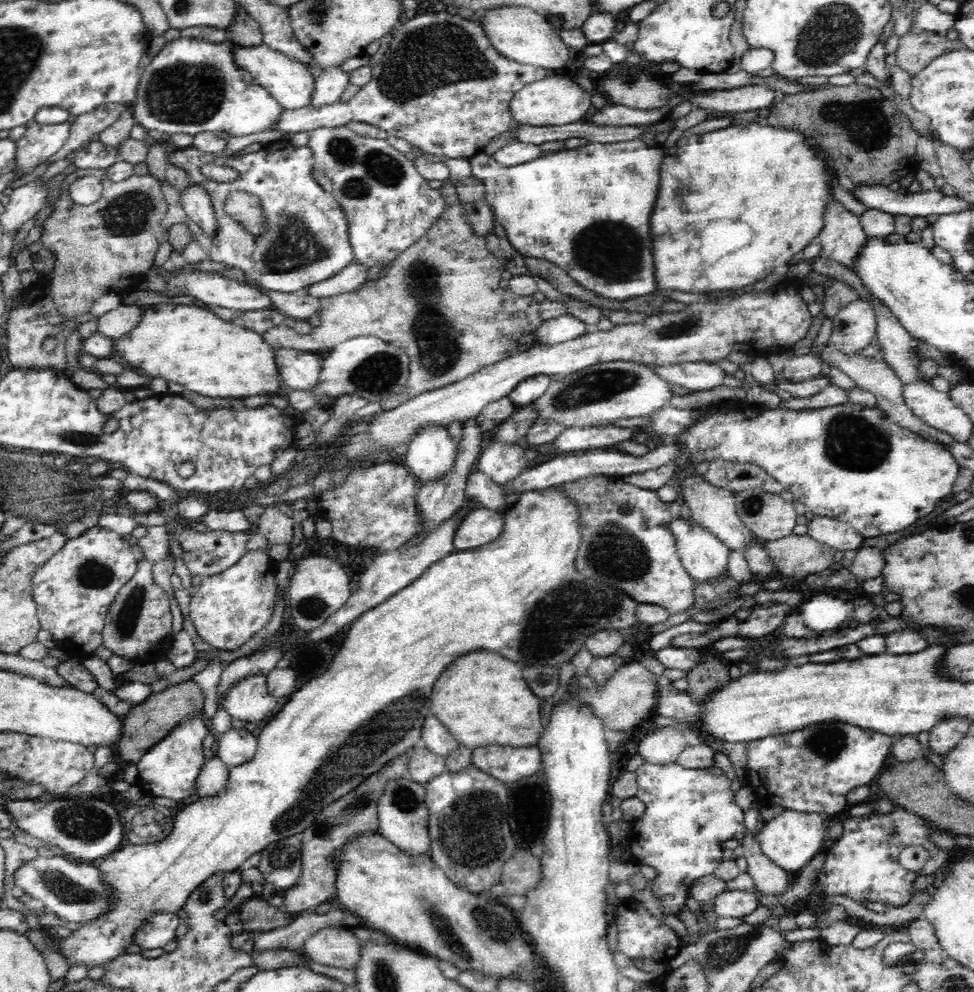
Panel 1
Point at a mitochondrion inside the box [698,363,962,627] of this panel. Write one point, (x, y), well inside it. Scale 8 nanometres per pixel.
(852, 442)

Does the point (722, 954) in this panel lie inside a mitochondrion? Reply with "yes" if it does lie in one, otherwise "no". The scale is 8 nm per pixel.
yes

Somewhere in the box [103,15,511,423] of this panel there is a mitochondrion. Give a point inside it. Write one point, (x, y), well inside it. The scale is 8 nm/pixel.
(182, 93)

